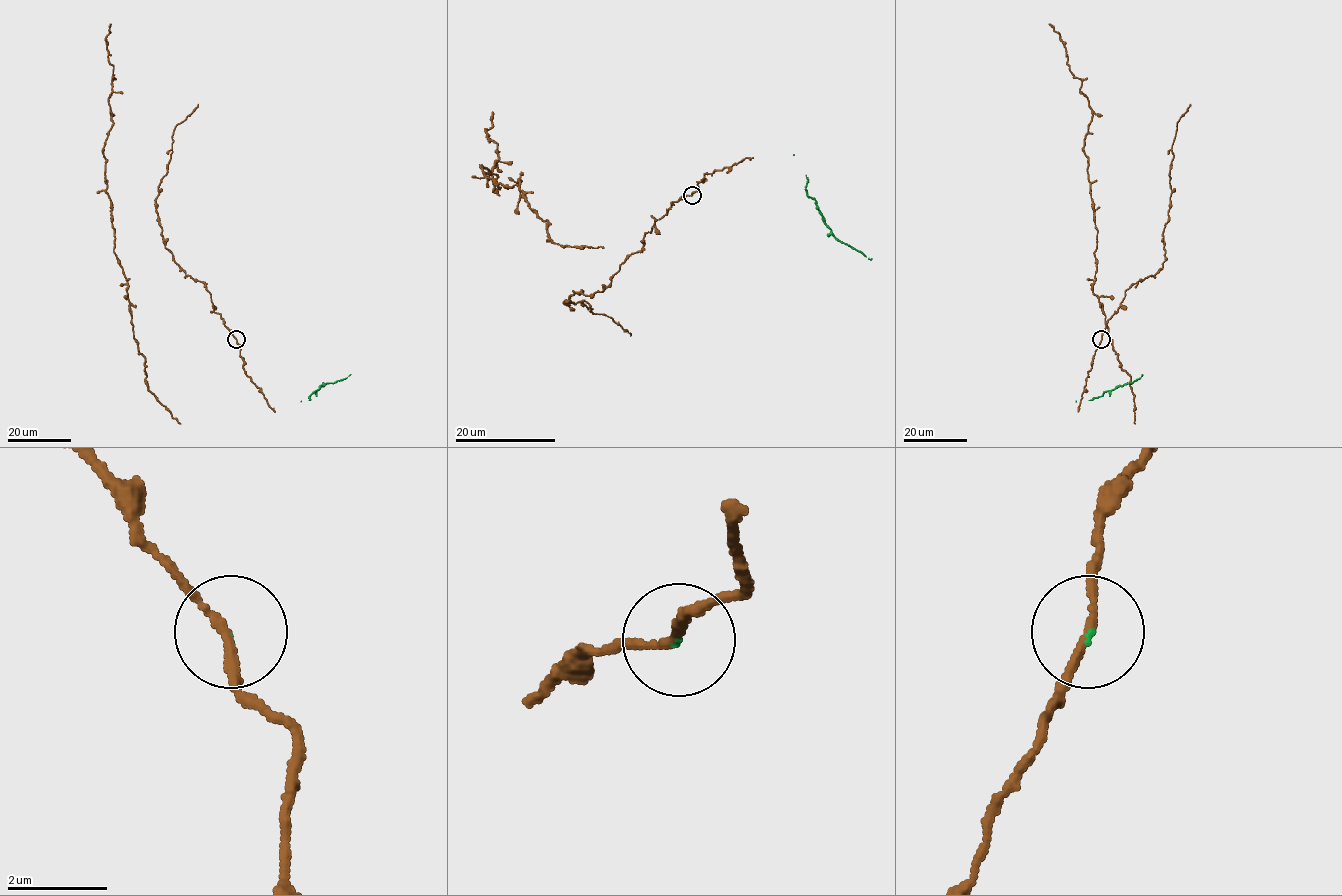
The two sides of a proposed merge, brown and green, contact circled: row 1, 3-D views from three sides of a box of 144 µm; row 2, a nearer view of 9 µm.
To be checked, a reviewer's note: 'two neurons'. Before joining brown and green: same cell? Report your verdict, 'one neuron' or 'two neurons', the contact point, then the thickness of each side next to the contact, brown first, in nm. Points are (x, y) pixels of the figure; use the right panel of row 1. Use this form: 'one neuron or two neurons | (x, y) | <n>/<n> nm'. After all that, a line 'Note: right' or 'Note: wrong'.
one neuron | (1101, 339) | 160/50 nm
Note: wrong

